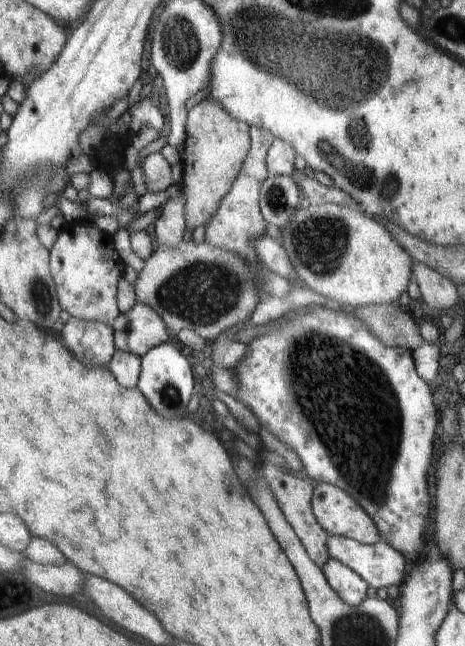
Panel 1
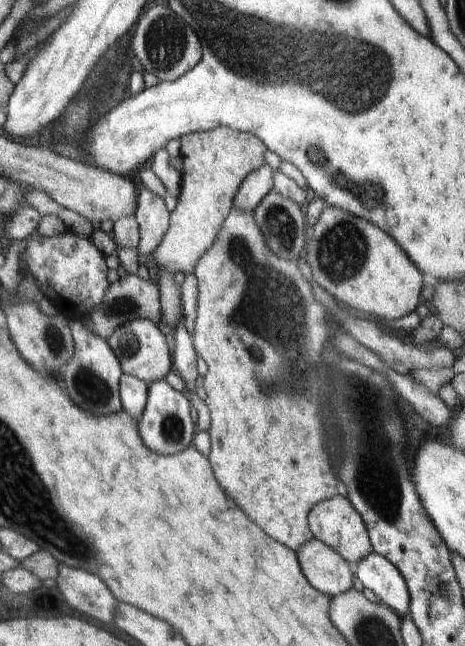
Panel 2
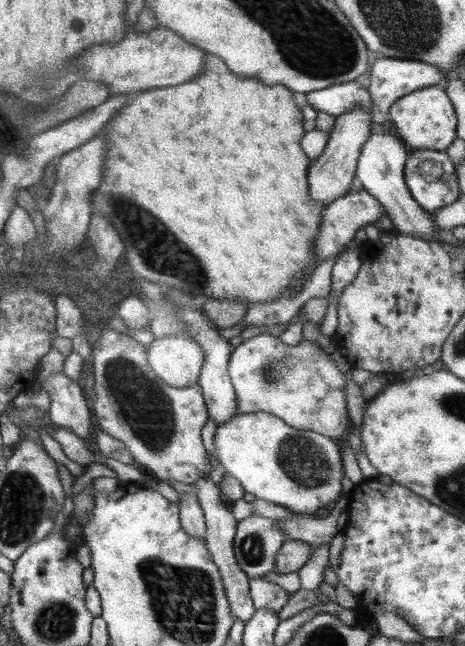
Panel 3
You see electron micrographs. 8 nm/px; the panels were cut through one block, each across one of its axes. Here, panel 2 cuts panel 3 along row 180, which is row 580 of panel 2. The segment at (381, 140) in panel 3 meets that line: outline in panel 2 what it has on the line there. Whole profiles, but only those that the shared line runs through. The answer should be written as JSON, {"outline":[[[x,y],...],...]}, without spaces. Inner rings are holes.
{"outline":[[[370,553],[353,565],[354,573],[366,588],[370,588],[381,602],[404,619],[410,614],[411,598],[400,571],[378,553]]]}

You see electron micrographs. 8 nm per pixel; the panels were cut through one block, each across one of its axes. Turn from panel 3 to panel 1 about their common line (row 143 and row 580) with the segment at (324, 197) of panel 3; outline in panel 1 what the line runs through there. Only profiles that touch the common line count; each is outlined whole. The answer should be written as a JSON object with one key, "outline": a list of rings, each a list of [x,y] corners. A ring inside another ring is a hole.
{"outline":[[[328,558],[328,562],[320,568],[326,582],[330,584],[332,590],[350,606],[358,606],[366,595],[368,582],[364,582],[356,572],[342,564],[340,560]]]}

